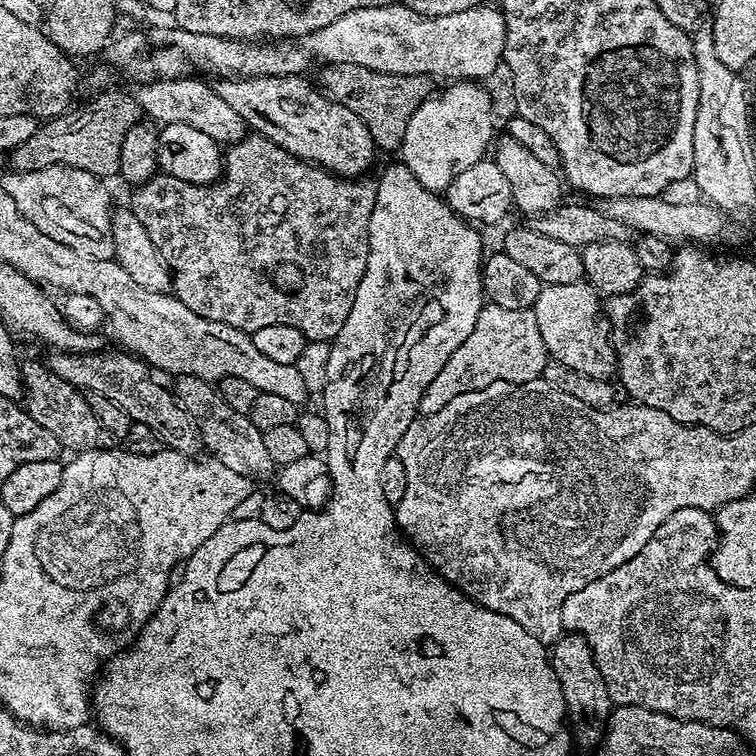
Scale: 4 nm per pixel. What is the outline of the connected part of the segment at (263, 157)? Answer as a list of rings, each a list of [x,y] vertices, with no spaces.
[[[248,134],[244,139],[231,145],[223,153],[224,171],[222,178],[213,184],[191,184],[182,182],[173,176],[157,174],[145,184],[139,185],[130,201],[132,213],[146,226],[146,234],[158,246],[162,258],[172,271],[172,292],[194,314],[198,314],[207,320],[222,322],[226,326],[234,326],[246,333],[262,330],[262,326],[298,326],[302,334],[311,342],[314,340],[333,341],[338,330],[350,318],[350,310],[354,306],[354,298],[358,294],[358,282],[362,282],[362,274],[366,274],[366,262],[368,261],[368,231],[370,230],[370,214],[374,214],[374,202],[376,201],[376,180],[370,178],[345,179],[318,164],[311,164],[300,160],[294,154],[278,147],[266,137],[257,134]]]

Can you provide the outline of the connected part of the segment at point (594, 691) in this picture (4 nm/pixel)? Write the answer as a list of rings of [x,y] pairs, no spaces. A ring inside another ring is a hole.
[[[565,633],[551,645],[550,659],[559,689],[562,690],[567,719],[571,725],[578,724],[577,733],[574,734],[577,745],[595,747],[603,737],[603,729],[612,713],[612,703],[589,644],[576,633]]]

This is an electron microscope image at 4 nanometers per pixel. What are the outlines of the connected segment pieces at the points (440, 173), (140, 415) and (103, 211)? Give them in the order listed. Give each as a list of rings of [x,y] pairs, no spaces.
[[[452,82],[445,92],[437,91],[422,101],[418,110],[410,114],[404,140],[398,149],[399,159],[426,186],[437,194],[447,193],[450,182],[474,166],[474,162],[485,159],[493,143],[492,100],[488,92],[476,82]]]
[[[56,350],[51,353],[52,357],[47,357],[46,363],[54,374],[58,374],[58,378],[70,382],[74,387],[112,399],[132,421],[153,428],[159,434],[161,441],[175,452],[187,456],[199,453],[202,448],[200,428],[196,424],[196,419],[190,414],[190,410],[186,410],[169,389],[167,392],[152,377],[153,369],[139,356],[131,355],[124,350],[119,351],[87,350],[79,354],[65,354]]]
[[[55,164],[45,168],[35,168],[29,172],[5,171],[2,186],[6,194],[18,206],[18,210],[31,224],[38,226],[42,234],[78,250],[83,256],[93,256],[99,260],[114,257],[114,234],[112,233],[112,213],[114,203],[101,177],[86,170],[70,168],[66,164]]]

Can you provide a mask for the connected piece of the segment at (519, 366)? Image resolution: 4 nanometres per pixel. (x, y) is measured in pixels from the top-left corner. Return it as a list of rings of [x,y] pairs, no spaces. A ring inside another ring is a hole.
[[[485,303],[478,314],[478,322],[474,322],[474,330],[454,354],[438,370],[438,378],[426,386],[420,399],[420,416],[429,416],[446,402],[458,398],[458,394],[466,394],[470,390],[482,390],[490,386],[490,382],[530,382],[541,379],[544,368],[549,362],[546,342],[542,342],[542,334],[538,331],[538,322],[530,308],[526,310],[506,310],[502,306]]]

